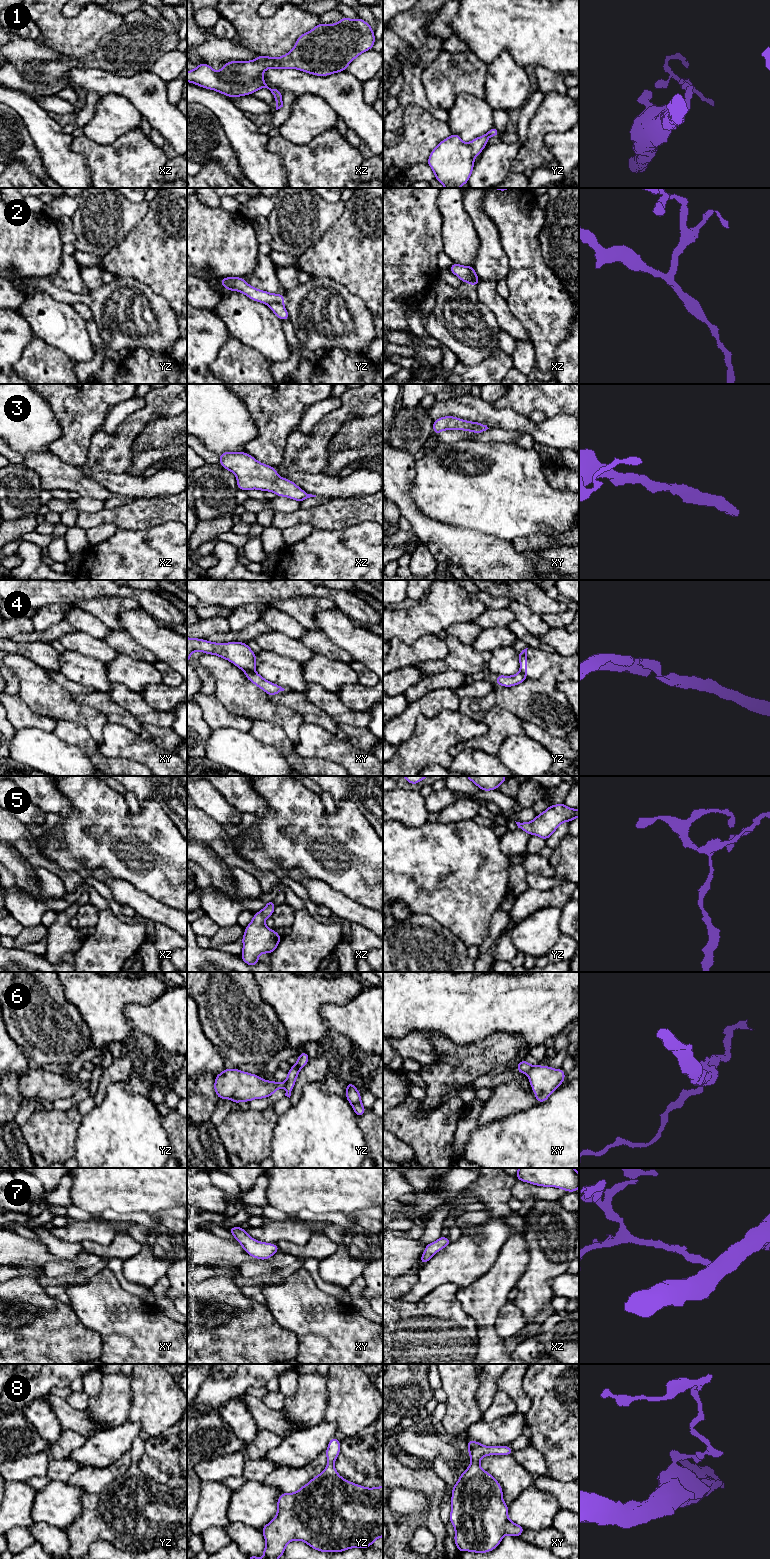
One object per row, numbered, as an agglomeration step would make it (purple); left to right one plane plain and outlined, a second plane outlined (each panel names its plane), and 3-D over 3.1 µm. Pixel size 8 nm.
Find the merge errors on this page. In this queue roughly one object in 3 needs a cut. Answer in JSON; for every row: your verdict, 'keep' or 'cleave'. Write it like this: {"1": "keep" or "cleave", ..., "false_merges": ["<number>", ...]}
{"1": "keep", "2": "cleave", "3": "keep", "4": "cleave", "5": "keep", "6": "cleave", "7": "keep", "8": "keep", "false_merges": ["2", "4", "6"]}

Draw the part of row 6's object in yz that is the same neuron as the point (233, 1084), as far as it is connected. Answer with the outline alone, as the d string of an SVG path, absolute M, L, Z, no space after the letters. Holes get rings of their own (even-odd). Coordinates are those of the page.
M291 1067L287 1072L287 1079L283 1083L263 1080L255 1074L226 1068L215 1077L214 1091L219 1099L231 1099L236 1105L241 1101L250 1102L273 1096L280 1088L287 1089L285 1096L291 1096L297 1076L301 1068Z

